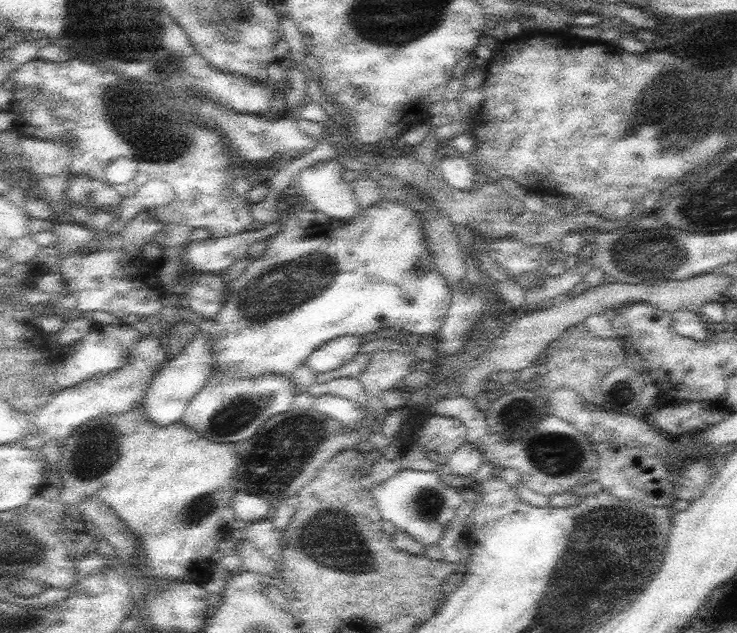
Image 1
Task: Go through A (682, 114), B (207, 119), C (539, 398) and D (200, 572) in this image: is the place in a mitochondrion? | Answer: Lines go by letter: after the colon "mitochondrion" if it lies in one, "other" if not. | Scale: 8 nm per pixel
A: mitochondrion
B: other
C: other
D: other

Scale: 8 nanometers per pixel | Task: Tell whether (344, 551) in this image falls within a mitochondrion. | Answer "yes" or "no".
yes

